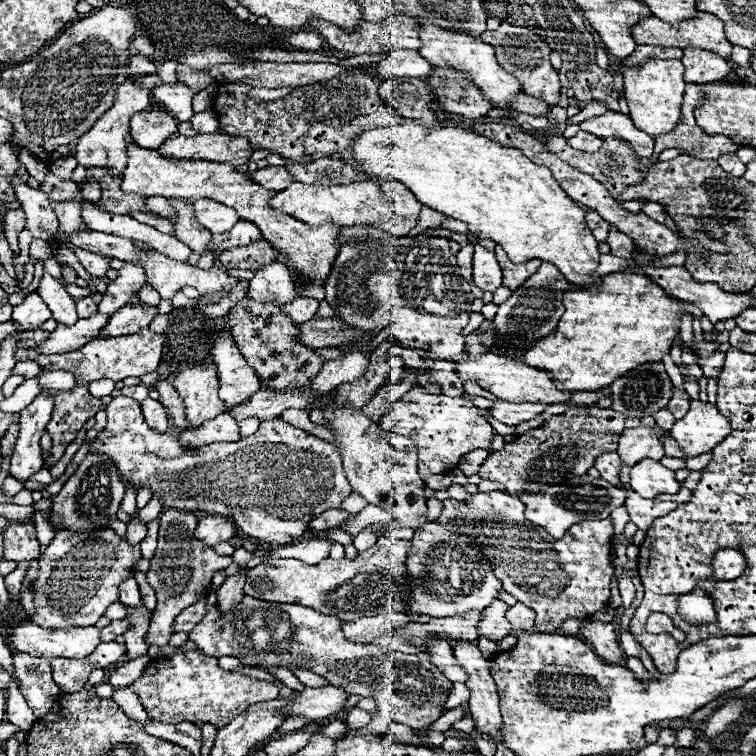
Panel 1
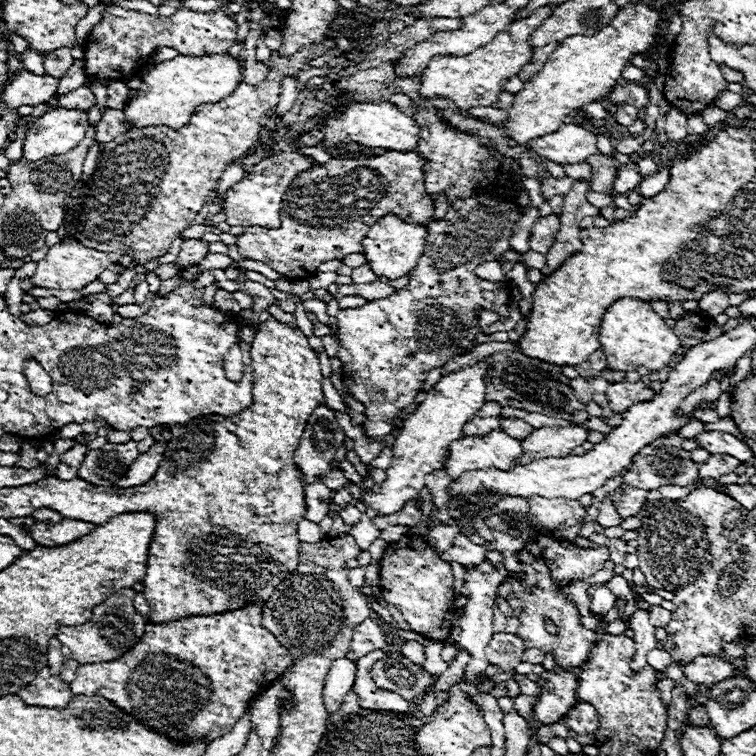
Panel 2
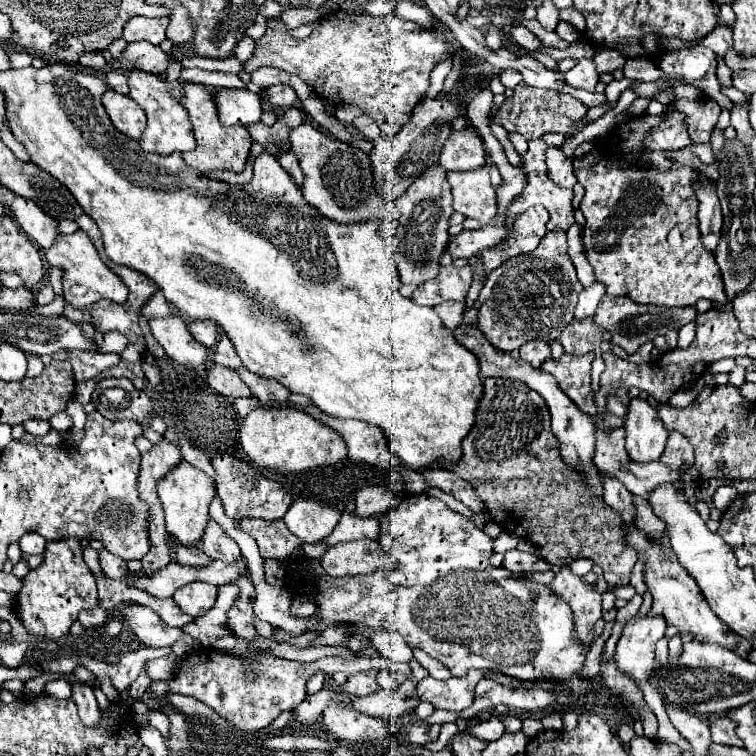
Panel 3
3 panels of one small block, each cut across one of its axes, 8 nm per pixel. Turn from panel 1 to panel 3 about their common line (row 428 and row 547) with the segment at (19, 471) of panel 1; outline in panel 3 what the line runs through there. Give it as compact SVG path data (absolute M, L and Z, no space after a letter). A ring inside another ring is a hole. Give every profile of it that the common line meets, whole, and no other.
M24 534L18 544L24 554L42 554L46 548L46 540L40 534Z

